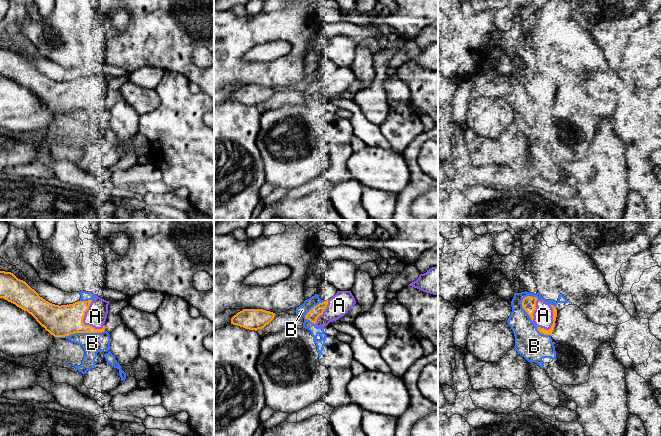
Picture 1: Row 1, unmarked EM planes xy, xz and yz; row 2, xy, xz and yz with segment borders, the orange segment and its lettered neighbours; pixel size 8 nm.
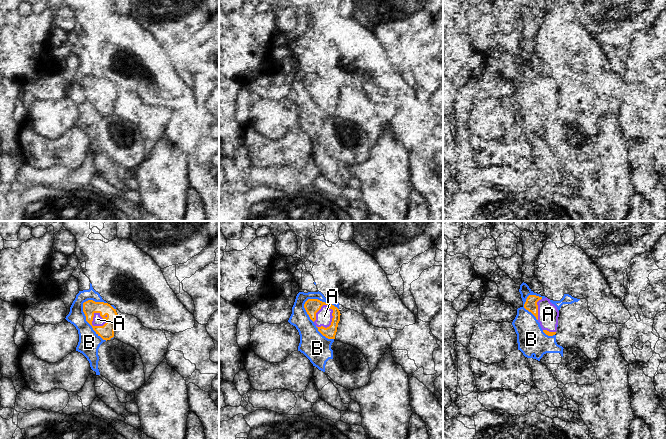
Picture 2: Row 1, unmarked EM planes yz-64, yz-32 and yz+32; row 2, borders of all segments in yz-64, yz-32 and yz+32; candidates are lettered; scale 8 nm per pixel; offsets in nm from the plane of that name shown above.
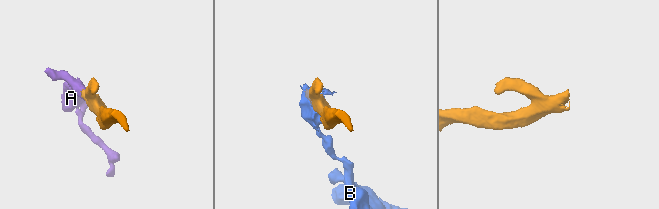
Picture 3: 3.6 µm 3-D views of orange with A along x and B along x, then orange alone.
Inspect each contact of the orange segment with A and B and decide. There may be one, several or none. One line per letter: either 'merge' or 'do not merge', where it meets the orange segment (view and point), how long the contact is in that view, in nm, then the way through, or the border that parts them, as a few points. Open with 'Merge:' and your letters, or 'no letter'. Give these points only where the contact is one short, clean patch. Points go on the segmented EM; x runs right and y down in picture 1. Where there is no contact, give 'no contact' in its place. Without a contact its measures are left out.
Merge: A
A: merge; meets orange in xy at (82, 320); contact 260 nm long
B: do not merge; meets orange in xy at (79, 332); contact 400 nm long

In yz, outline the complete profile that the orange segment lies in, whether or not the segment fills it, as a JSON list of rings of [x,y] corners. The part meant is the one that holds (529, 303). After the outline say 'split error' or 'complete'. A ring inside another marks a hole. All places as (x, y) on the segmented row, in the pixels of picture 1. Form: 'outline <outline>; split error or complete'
outline [[[527,296],[522,301],[522,307],[540,333],[544,335],[552,334],[557,317],[557,309],[554,305],[546,303],[544,299]]]; split error

